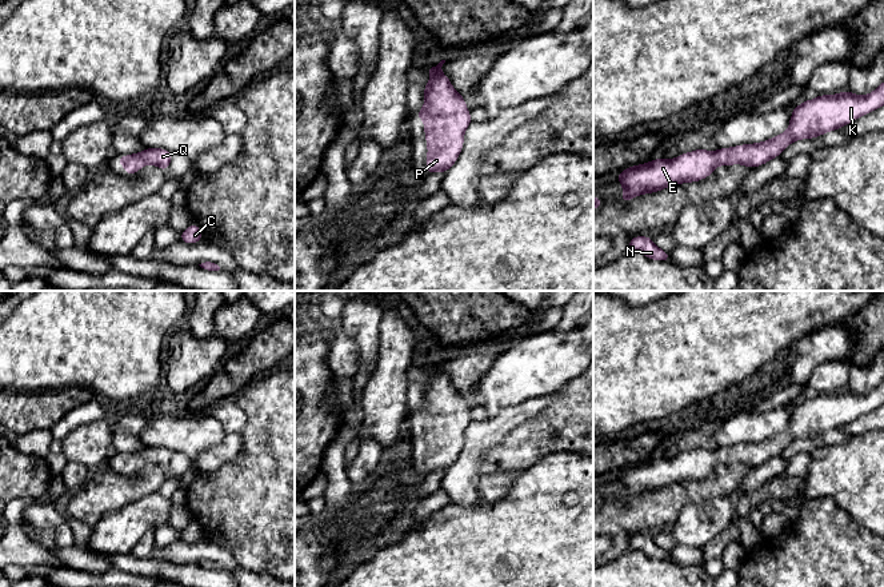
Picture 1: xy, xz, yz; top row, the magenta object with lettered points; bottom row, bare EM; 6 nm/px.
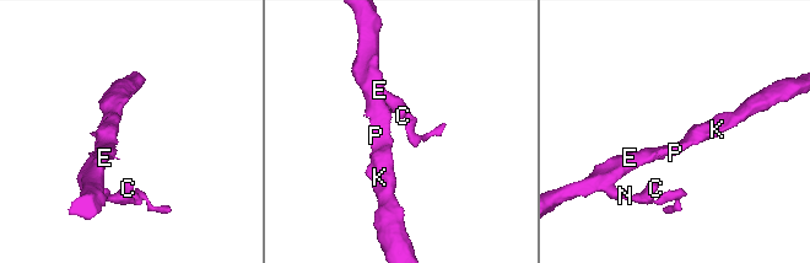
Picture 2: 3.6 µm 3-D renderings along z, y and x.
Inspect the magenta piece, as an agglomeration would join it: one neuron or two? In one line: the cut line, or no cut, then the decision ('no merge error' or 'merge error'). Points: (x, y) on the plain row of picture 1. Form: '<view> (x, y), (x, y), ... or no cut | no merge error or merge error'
no cut | no merge error

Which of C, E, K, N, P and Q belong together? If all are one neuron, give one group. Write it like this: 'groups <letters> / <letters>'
groups C E K N P Q

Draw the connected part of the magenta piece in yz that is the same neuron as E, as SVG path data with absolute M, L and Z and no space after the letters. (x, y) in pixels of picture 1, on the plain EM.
M884 380L873 391L863 395L852 392L848 387L841 392L804 399L793 407L788 428L765 440L719 447L715 451L700 447L672 459L661 456L625 467L615 475L623 483L621 502L675 483L700 480L711 475L719 464L760 466L779 456L793 440L840 428L883 404Z

